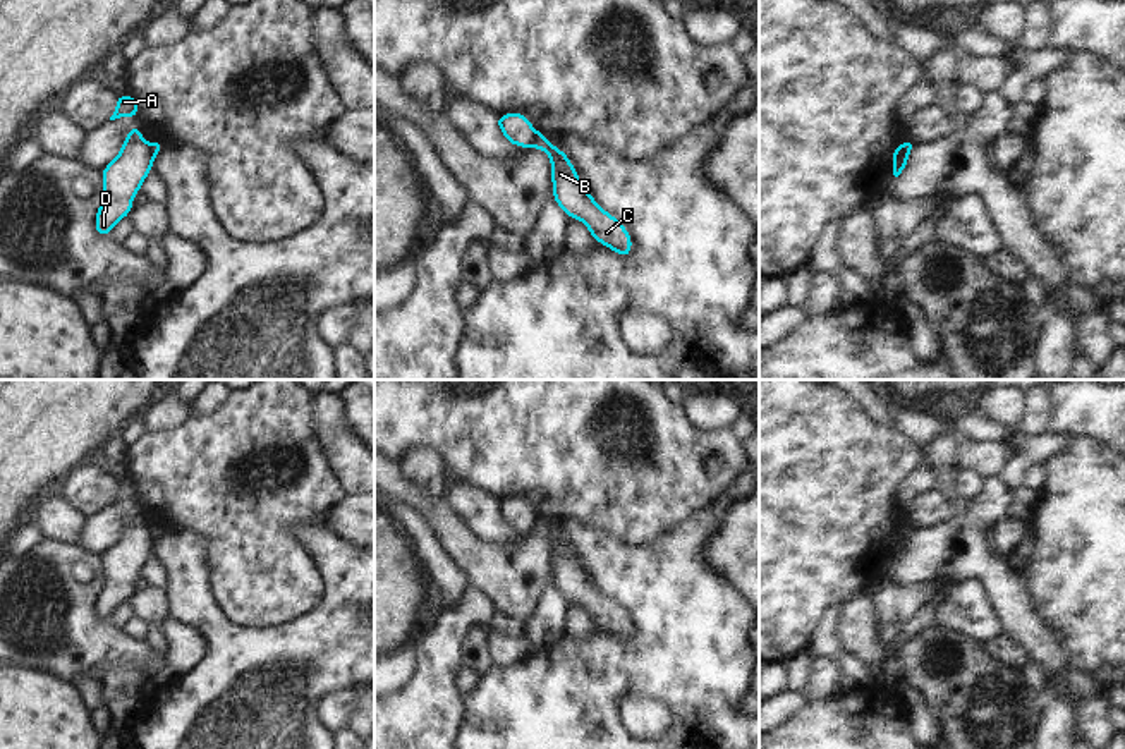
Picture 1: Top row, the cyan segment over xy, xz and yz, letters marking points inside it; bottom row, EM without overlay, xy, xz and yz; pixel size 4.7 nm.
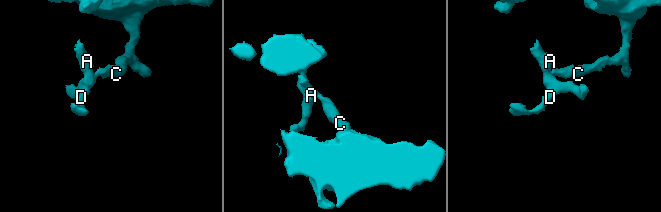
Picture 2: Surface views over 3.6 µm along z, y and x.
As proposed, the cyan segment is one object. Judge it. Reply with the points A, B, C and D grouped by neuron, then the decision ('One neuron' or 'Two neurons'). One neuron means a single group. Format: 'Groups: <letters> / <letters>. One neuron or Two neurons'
Groups: A D / B C. Two neurons

